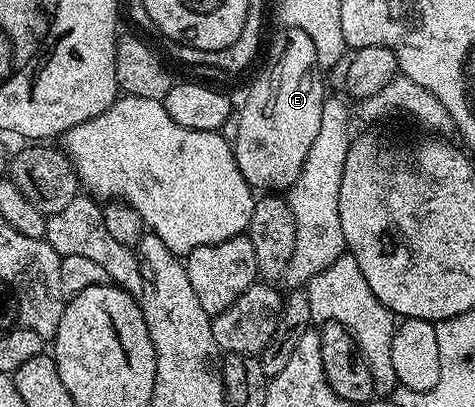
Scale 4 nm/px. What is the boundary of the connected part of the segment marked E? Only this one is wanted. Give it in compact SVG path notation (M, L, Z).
M286 27L282 31L283 33L275 35L274 42L270 45L270 58L242 105L242 114L238 117L238 134L232 137L236 163L244 179L255 191L290 190L304 167L304 159L308 159L308 150L312 143L316 143L316 131L320 131L324 77L320 72L316 47L313 46L312 39L300 29Z

